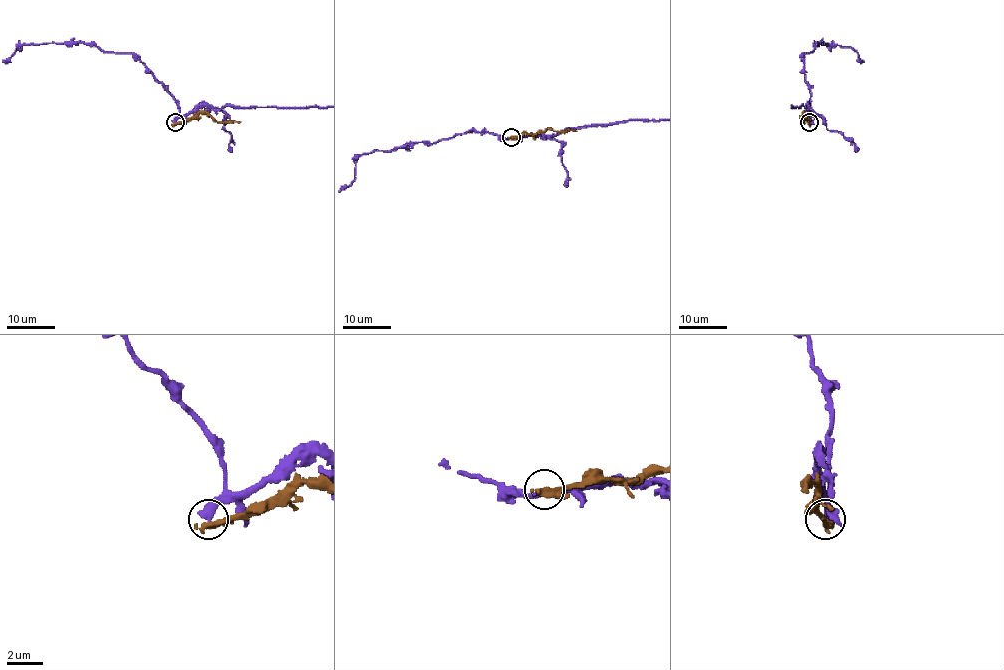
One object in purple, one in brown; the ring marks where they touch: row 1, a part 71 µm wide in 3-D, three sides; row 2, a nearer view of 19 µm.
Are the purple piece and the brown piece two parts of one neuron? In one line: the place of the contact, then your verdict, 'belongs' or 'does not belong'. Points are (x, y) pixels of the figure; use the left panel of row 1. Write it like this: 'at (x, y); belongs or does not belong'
at (175, 122); does not belong

